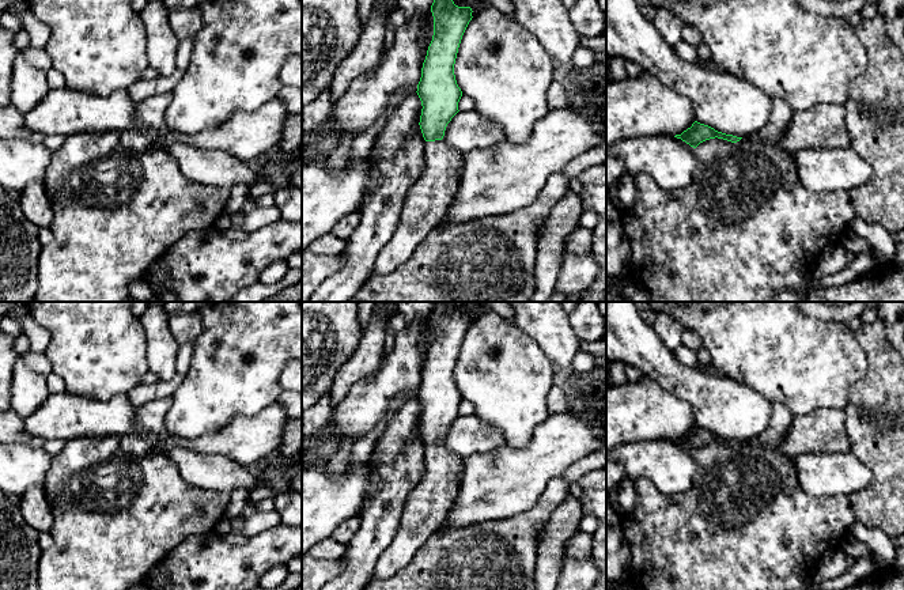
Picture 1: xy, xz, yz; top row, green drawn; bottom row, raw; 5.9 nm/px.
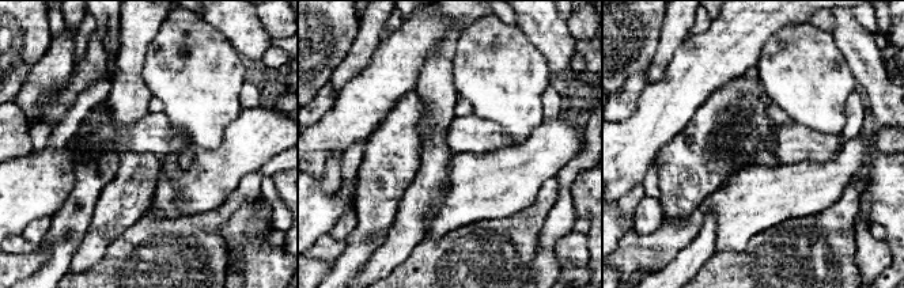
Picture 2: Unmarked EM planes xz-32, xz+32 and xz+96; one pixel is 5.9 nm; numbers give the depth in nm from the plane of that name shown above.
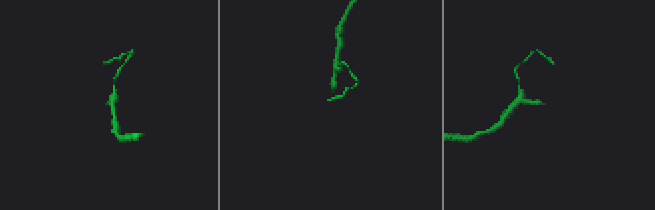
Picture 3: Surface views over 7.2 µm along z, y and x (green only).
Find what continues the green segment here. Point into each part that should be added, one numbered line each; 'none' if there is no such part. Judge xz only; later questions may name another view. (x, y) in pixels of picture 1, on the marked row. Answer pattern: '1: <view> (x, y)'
1: xz (427, 201)

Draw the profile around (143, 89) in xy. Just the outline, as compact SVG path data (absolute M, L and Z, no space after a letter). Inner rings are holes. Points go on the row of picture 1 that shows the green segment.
M175 69L170 76L158 76L154 80L140 79L128 88L128 92L136 101L171 92L182 76L184 71Z

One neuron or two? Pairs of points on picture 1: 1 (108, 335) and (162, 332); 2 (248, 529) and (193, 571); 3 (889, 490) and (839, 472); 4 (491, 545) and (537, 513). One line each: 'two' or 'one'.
1: two
2: two
3: two
4: one

